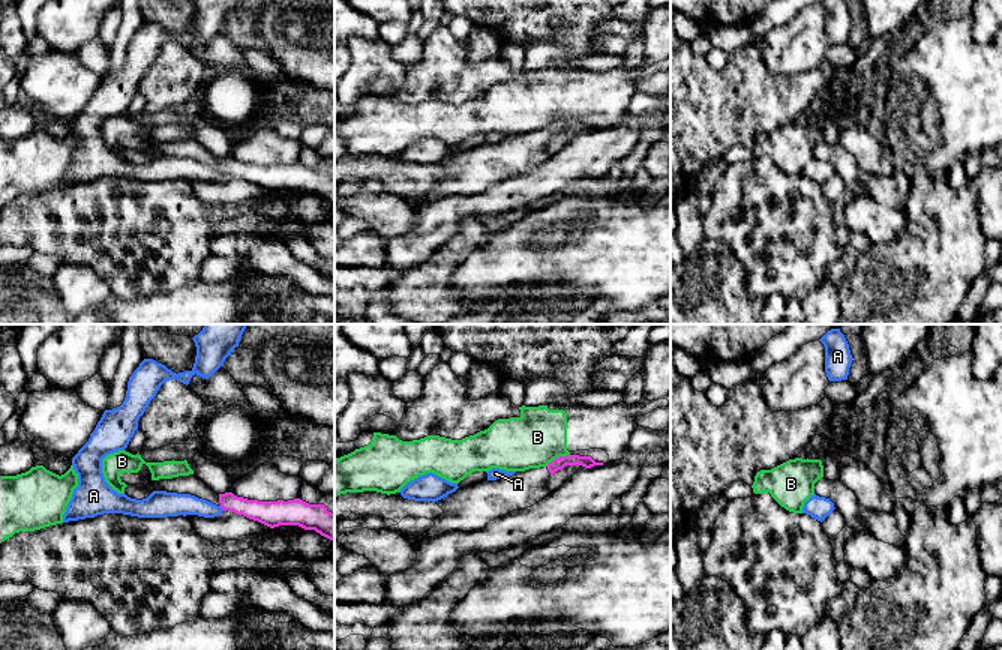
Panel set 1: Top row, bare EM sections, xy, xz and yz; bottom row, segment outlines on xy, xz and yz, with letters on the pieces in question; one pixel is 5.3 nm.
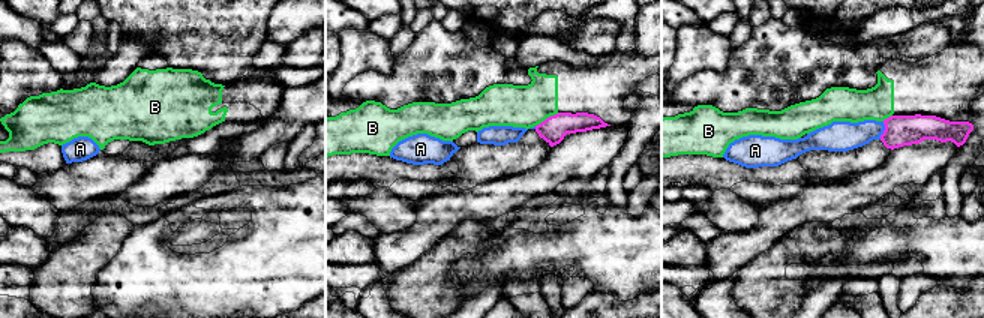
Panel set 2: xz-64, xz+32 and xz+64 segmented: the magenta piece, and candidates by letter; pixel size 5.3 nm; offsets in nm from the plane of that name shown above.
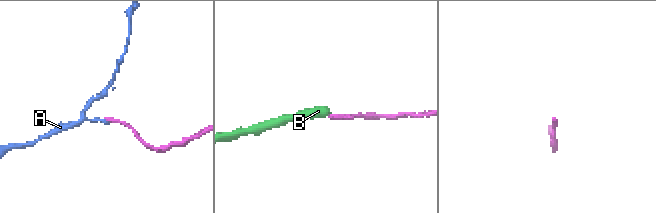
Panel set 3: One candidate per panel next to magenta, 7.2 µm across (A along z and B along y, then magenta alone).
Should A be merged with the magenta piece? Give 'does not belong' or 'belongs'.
does not belong

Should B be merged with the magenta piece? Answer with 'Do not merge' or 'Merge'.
Do not merge

